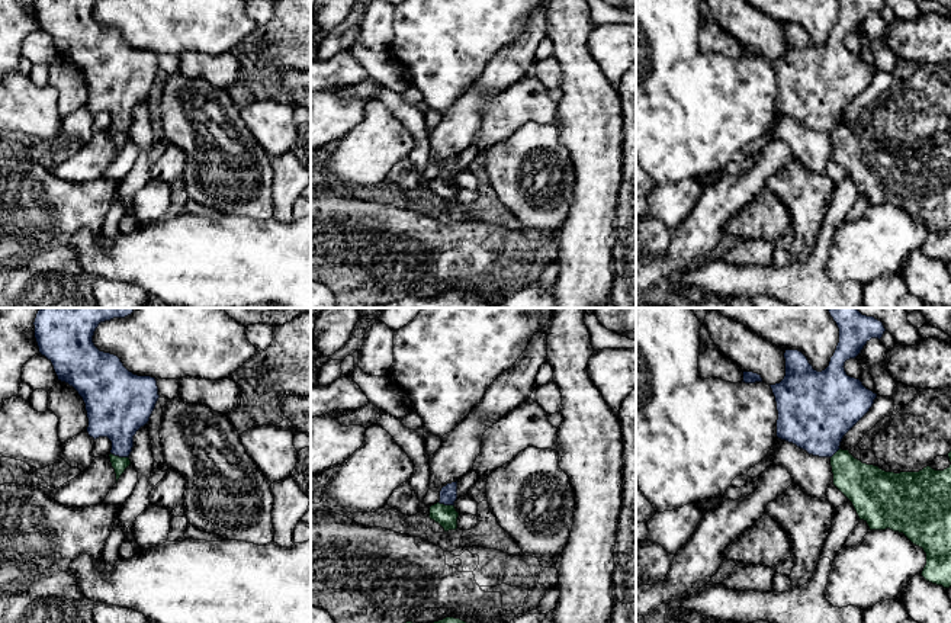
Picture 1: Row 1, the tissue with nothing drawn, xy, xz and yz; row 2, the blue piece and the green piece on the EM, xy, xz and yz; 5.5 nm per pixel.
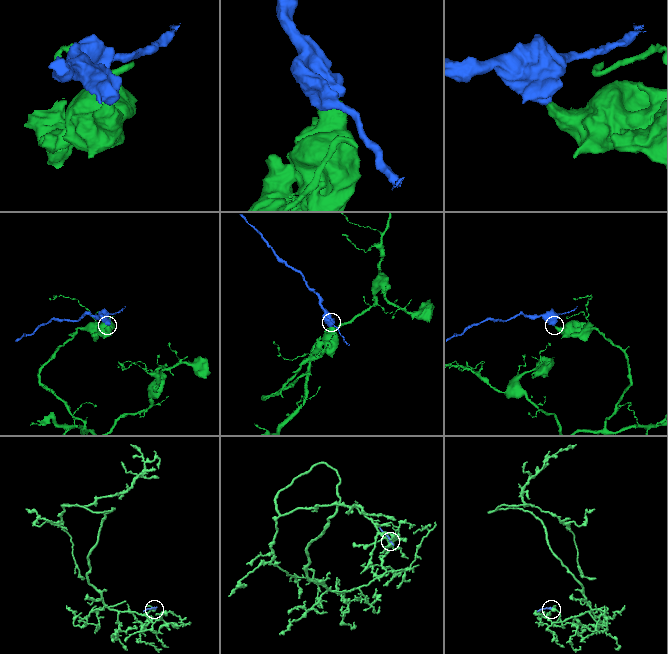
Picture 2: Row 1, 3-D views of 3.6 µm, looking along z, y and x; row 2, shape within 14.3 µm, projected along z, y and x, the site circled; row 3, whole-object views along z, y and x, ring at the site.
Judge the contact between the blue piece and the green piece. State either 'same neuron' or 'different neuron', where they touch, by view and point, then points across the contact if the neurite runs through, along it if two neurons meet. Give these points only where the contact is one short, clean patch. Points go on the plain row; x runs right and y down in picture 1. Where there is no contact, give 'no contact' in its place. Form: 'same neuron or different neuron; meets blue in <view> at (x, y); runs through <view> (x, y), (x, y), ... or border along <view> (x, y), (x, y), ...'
different neuron; meets blue in xy at (119, 131); border along xy (111, 127), (128, 132)

